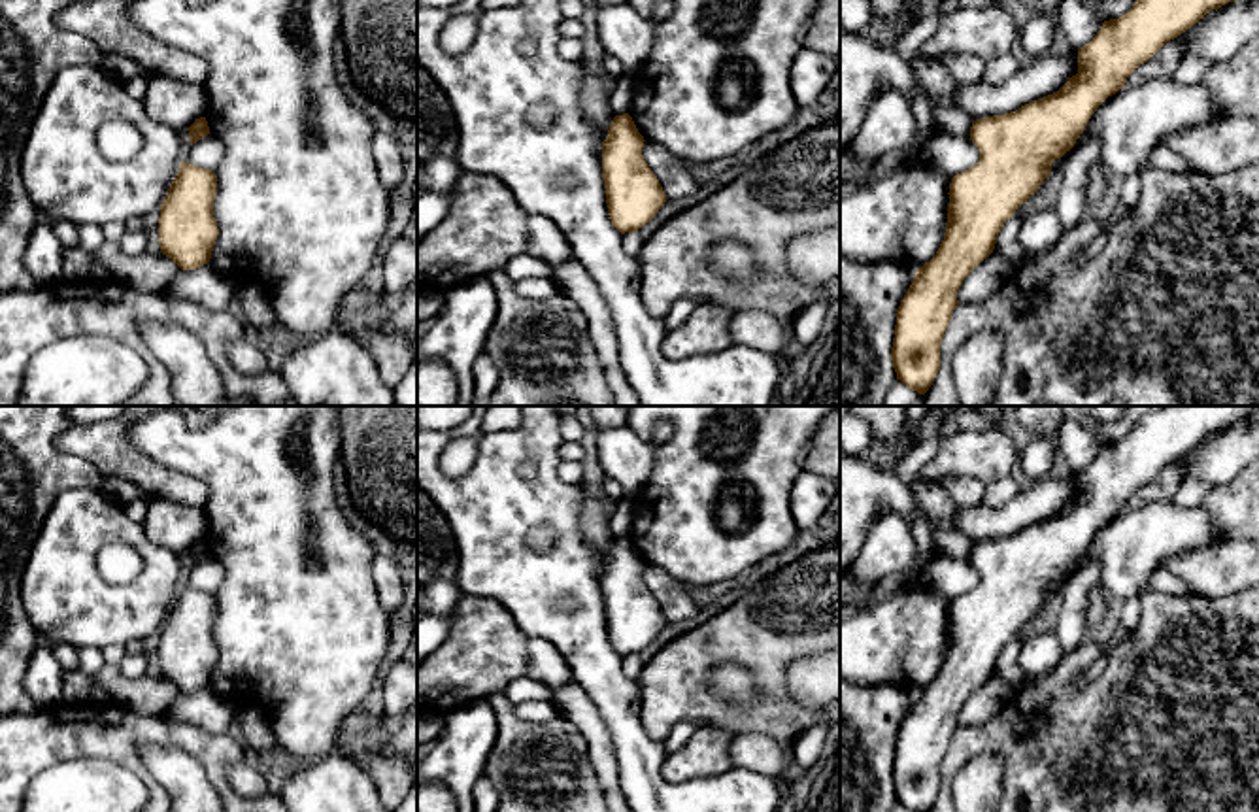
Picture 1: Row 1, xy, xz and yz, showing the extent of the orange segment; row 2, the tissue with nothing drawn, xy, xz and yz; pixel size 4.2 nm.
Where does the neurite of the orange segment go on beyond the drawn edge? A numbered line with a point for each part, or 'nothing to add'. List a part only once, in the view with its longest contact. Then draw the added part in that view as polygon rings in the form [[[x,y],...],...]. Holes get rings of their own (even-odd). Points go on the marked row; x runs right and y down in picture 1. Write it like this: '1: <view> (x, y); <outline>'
nothing to add

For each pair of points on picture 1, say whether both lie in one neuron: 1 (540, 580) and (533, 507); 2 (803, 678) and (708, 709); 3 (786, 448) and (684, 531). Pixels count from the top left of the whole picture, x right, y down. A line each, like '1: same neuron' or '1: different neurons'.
1: same neuron
2: different neurons
3: same neuron

